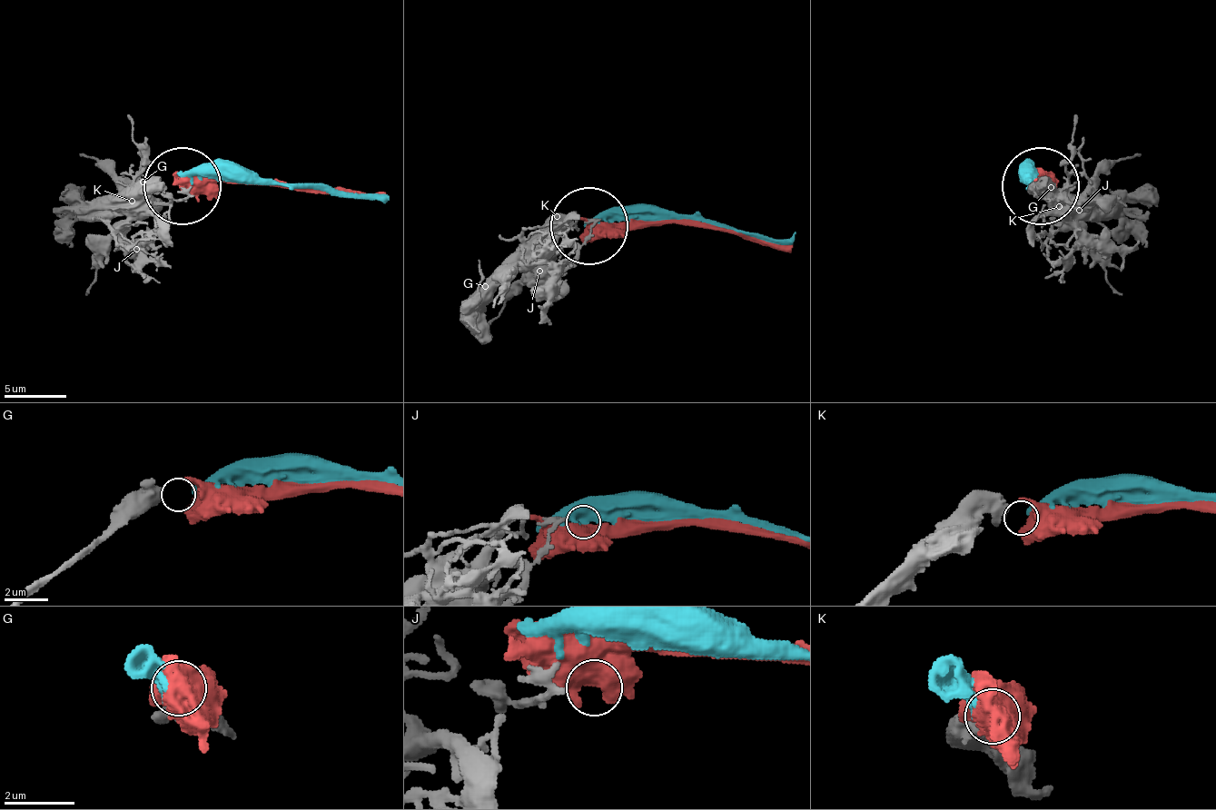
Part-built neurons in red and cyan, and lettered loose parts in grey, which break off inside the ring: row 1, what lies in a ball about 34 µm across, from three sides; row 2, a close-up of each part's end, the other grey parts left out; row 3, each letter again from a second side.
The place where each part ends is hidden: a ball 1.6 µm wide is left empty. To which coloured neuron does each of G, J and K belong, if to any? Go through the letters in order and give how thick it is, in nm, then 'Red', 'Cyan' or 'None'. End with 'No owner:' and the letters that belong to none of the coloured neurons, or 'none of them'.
G: Thickness 500 nm. Cyan
J: Thickness 190 nm. None
K: Thickness 460 nm. Red
No owner: J

